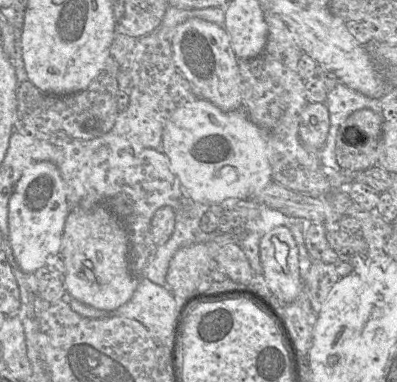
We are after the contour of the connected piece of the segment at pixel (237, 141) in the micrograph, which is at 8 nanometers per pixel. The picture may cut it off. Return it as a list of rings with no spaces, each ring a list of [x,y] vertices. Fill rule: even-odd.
[[[198,98],[192,103],[177,106],[172,116],[164,123],[162,147],[172,171],[178,177],[186,195],[195,202],[195,204],[219,205],[224,200],[230,198],[257,199],[259,193],[273,180],[266,137],[262,130],[249,119],[247,113],[242,108],[232,111],[223,111],[208,100]]]

